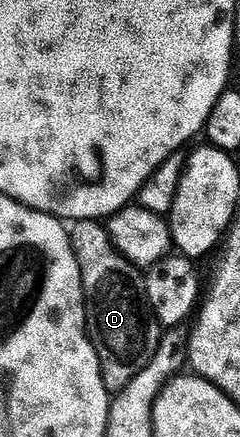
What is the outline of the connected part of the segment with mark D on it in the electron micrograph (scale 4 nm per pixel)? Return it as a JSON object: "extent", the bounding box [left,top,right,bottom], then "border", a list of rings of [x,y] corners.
{"extent":[82,251,164,381],"border":[[[119,251],[114,261],[116,267],[106,271],[102,279],[90,287],[82,285],[86,298],[86,329],[100,357],[100,365],[104,366],[104,355],[108,355],[108,361],[128,369],[128,381],[132,381],[132,373],[136,373],[140,365],[147,366],[148,361],[152,361],[156,349],[162,344],[164,328],[150,305],[144,305],[146,281],[143,272],[129,263]]]}

